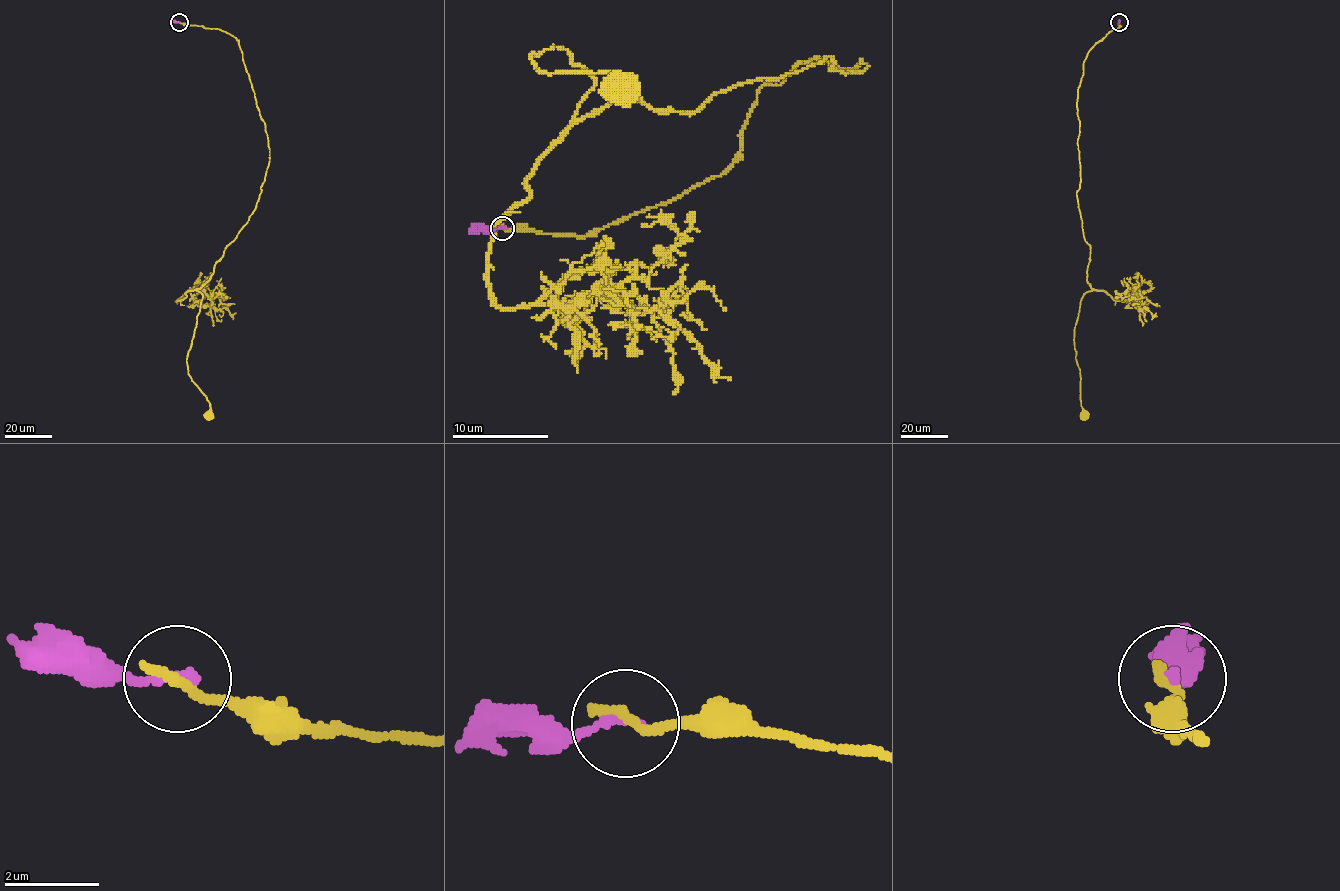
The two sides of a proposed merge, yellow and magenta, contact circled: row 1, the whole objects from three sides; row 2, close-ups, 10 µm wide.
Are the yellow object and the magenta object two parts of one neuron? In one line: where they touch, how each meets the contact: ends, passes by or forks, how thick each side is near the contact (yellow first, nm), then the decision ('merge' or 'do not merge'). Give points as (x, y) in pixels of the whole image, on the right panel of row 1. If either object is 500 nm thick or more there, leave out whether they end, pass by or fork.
place (1119, 22); yellow ends; magenta ends; calibres 280 and 220 nm; do not merge

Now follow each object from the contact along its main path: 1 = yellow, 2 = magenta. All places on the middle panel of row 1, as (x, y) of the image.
1: (503, 228), (666, 205), (735, 159), (764, 85), (867, 66), (572, 118), (589, 73), (529, 56), (620, 87)
2: (503, 228), (481, 228), (469, 233)

